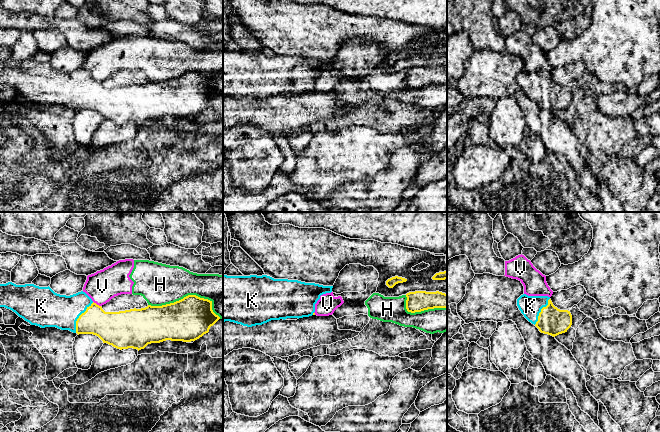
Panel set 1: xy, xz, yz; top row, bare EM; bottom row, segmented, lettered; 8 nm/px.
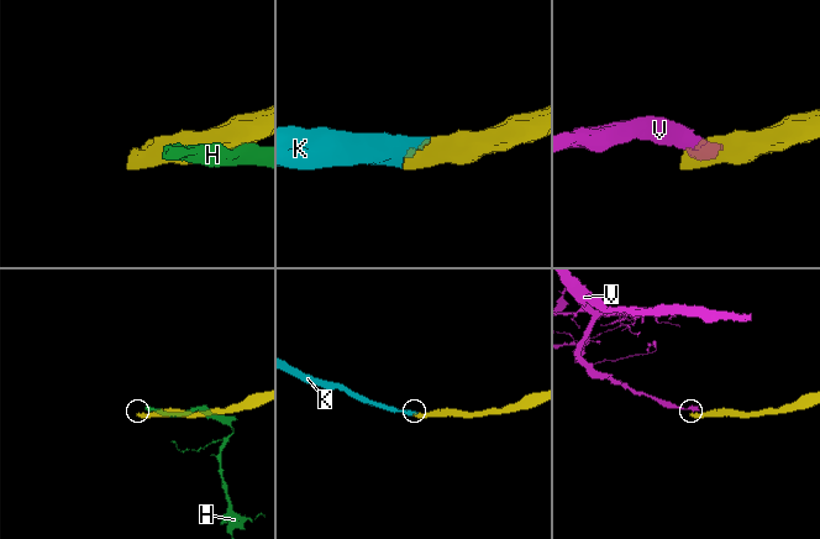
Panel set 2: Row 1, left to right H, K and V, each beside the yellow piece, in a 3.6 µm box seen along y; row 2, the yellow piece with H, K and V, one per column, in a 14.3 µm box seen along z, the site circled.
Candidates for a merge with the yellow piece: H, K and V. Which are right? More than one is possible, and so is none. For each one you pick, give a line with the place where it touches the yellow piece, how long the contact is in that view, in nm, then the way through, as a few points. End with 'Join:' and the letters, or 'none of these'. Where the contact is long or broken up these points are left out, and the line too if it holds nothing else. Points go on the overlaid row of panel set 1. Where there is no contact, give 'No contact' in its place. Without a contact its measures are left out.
K: Touches yellow at xy (79, 317). Shared border 280 nm
Join: K

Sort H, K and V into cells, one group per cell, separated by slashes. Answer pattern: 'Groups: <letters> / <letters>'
Groups: H V / K

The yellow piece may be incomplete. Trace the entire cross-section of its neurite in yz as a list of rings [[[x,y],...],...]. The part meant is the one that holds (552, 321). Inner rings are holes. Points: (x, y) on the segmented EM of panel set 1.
[[[523,294],[517,299],[517,306],[524,317],[541,333],[555,337],[567,332],[572,325],[570,311],[555,307],[548,296]]]

